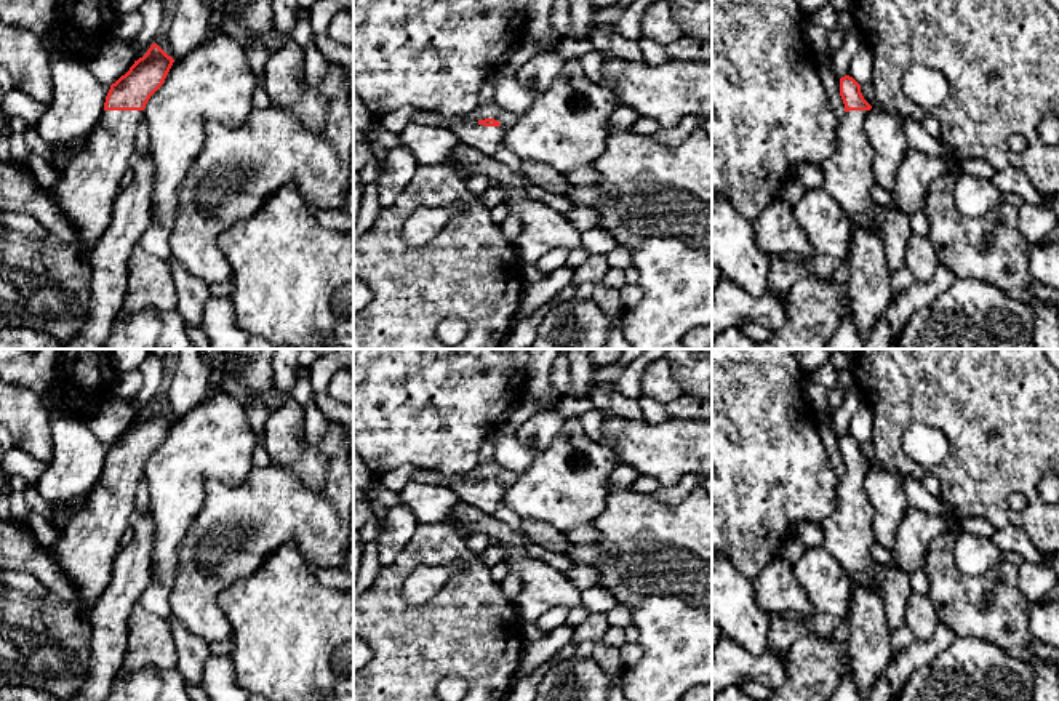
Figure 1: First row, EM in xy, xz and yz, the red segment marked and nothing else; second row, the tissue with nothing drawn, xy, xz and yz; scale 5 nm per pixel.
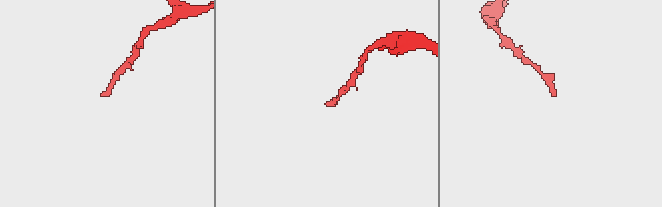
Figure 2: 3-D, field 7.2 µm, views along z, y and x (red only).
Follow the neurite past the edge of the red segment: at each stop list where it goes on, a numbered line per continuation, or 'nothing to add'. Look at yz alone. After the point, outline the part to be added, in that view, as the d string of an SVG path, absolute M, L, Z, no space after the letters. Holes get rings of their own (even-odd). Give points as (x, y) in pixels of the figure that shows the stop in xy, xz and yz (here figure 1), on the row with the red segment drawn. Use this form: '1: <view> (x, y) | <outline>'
1: yz (848, 173) | M849 110L838 120L835 150L819 170L822 189L841 205L851 221L878 234L885 208L870 197L875 178L873 149L865 131L867 114L869 110Z

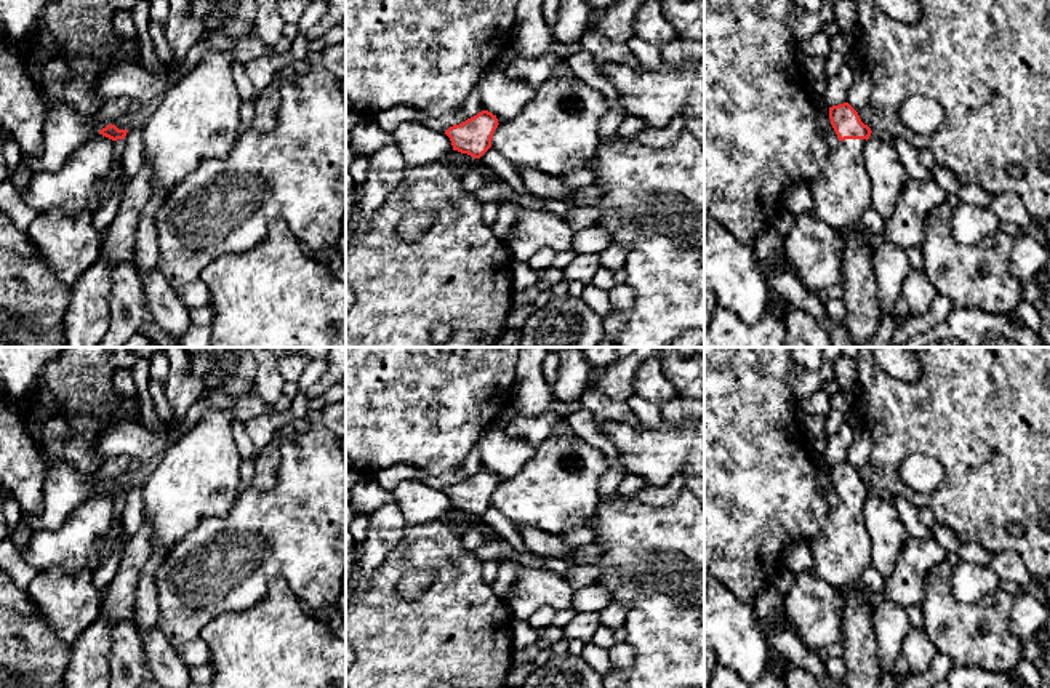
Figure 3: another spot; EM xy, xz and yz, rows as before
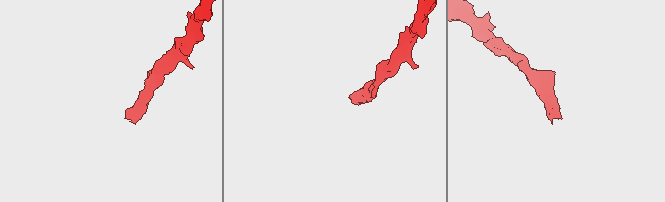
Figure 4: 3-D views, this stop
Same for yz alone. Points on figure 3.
1: yz (842, 196) | M845 139L831 152L820 181L810 186L815 214L836 229L839 237L850 235L863 227L863 214L871 206L871 181L863 160L866 139Z

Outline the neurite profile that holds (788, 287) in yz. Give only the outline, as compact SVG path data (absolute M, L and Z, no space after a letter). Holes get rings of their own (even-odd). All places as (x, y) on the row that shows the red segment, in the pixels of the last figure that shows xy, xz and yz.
M776 256L773 261L768 283L778 296L789 302L791 309L802 309L820 320L831 334L832 347L856 347L844 323L829 318L824 304L816 296L810 294L796 275L783 269L781 256Z

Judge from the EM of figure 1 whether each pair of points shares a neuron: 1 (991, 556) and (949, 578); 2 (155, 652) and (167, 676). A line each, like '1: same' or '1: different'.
1: different
2: different

